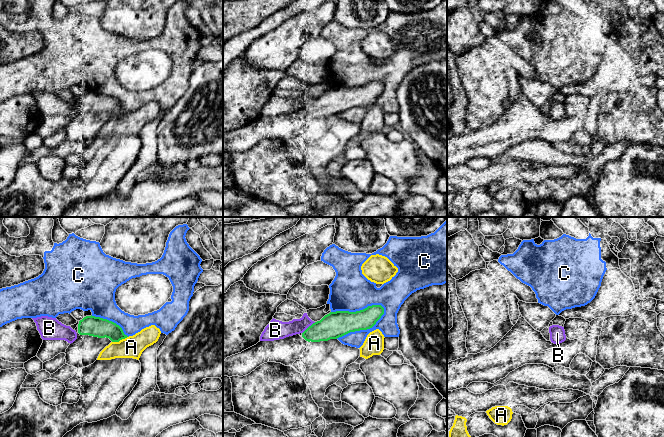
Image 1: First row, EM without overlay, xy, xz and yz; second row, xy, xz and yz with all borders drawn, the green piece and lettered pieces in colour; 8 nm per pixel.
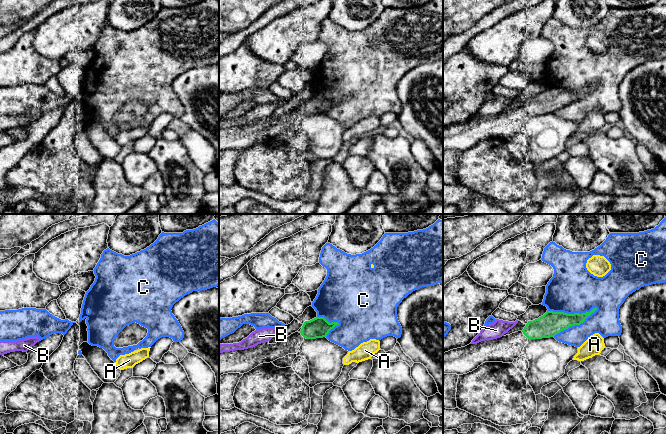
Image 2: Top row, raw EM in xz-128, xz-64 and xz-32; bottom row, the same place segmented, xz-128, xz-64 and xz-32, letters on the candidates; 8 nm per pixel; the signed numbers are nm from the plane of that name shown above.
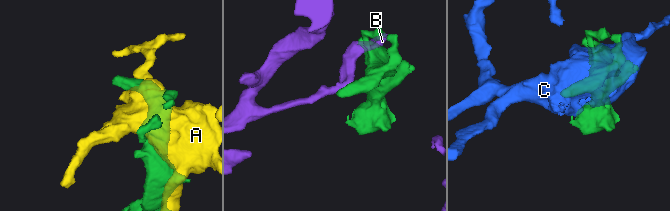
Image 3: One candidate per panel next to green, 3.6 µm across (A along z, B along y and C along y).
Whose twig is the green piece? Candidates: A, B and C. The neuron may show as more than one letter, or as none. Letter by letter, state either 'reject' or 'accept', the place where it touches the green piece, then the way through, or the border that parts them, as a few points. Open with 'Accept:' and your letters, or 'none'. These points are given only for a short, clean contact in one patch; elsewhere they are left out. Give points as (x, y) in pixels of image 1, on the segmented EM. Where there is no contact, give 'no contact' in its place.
Accept: none
A: reject | xy (119, 340)
B: reject | xz (308, 327)
C: reject | xz (363, 329)

